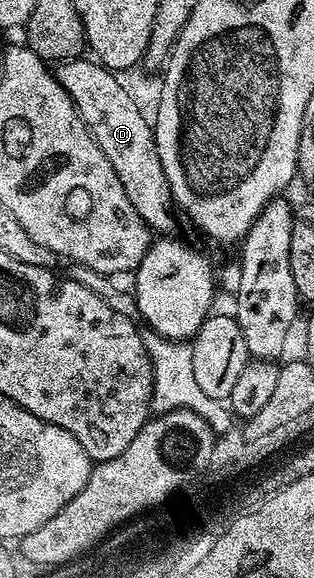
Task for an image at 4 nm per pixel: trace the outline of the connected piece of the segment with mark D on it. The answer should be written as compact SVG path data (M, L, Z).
M90 58L63 61L57 65L55 73L56 80L70 94L80 117L86 122L87 128L90 129L95 141L98 142L99 148L109 159L115 173L118 174L119 181L123 189L126 190L126 196L134 210L138 211L138 216L142 218L144 224L151 231L158 234L171 233L168 231L174 226L175 214L172 188L166 180L165 170L162 168L161 158L158 156L155 129L151 121L146 120L135 98L117 79L119 77L112 70Z

